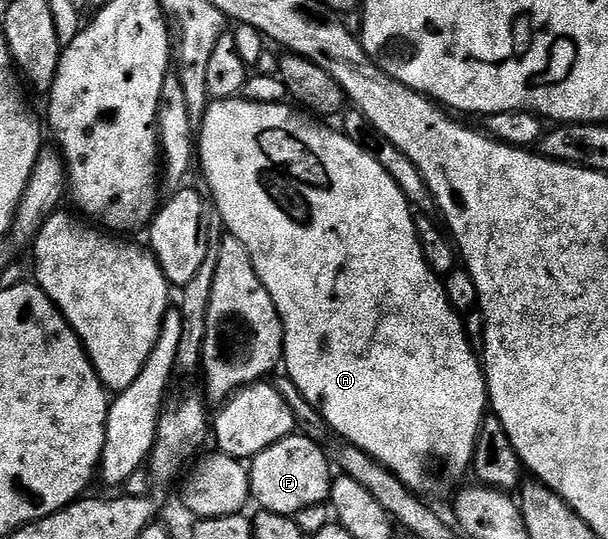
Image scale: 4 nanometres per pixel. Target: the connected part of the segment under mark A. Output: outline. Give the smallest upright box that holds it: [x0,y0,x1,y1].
[198,98,490,502]

